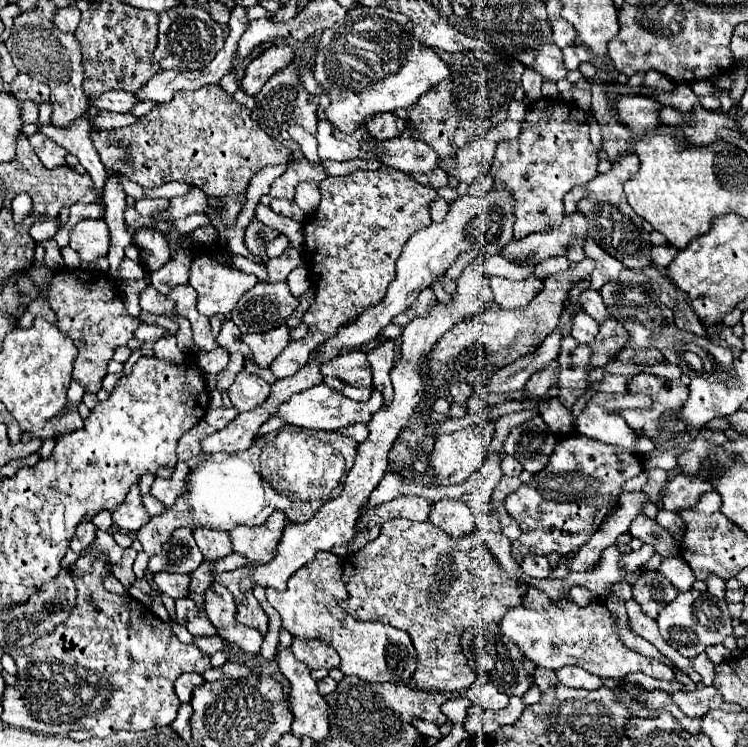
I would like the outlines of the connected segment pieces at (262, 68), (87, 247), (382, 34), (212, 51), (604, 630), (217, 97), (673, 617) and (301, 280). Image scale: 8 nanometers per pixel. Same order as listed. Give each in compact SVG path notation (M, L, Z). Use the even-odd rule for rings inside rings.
M272 45L268 49L264 49L256 59L252 59L244 71L244 77L240 81L240 89L250 95L256 97L260 93L260 89L264 87L264 83L282 67L286 67L294 57L294 51L288 45Z
M84 219L84 221L80 221L70 233L70 247L76 249L78 255L80 255L80 261L82 261L80 269L90 269L90 263L94 263L100 257L106 257L106 253L110 249L110 229L108 229L106 221L104 219Z
M356 7L350 9L346 17L340 19L334 27L322 31L314 63L314 77L328 89L332 103L326 109L326 117L334 127L342 129L344 133L352 133L370 115L394 111L398 107L408 109L420 99L420 95L428 93L428 89L448 77L448 63L444 63L444 59L432 47L416 41L412 29L414 25L404 13L394 13L386 7Z
M180 5L168 13L160 13L158 17L158 47L154 51L154 59L160 63L160 71L204 69L224 45L222 27L210 17L206 9L200 9L196 5Z
M530 587L528 593L522 597L522 605L516 609L510 609L502 617L500 629L538 667L556 671L564 665L576 665L602 679L608 679L608 677L622 679L634 671L642 671L644 675L652 675L664 681L674 679L674 671L666 663L658 659L648 659L636 651L630 651L618 641L616 627L610 619L610 613L598 601L588 607L578 607L570 597L566 597L564 603L556 607L544 591Z
M218 85L200 91L178 91L170 103L158 105L136 125L112 131L96 129L92 139L106 169L116 169L146 189L178 181L214 197L244 193L248 181L262 167L288 161L288 149L282 143L276 145L250 117L250 111ZM112 141L120 141L130 149L132 167L124 165L124 151L112 147Z
M690 589L686 593L678 593L678 597L672 603L660 609L656 621L664 641L684 657L696 657L708 645L718 645L728 635L732 635L732 615L728 611L728 603L724 599L716 599L708 591L698 593Z
M296 267L296 269L288 275L288 285L290 285L292 295L294 295L294 297L300 297L300 295L312 285L308 271L306 271L304 267Z

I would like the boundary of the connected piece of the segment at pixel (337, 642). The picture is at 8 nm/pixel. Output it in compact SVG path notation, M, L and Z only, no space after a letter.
M318 553L314 561L298 571L298 575L290 577L286 591L266 589L266 599L280 613L284 629L300 639L324 639L330 643L342 659L340 671L344 675L354 675L368 683L406 683L416 671L416 651L410 635L392 625L352 619L338 605L344 597L342 563L334 553Z

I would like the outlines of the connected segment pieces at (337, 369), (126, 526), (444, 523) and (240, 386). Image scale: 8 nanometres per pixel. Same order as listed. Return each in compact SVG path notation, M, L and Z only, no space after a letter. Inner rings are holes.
M350 351L342 353L330 363L322 367L324 375L336 377L348 385L356 387L372 387L372 373L370 373L370 363L366 361L366 355L362 351Z
M134 484L134 487L130 488L128 497L124 499L124 503L114 509L112 521L120 529L124 529L128 533L136 533L140 527L144 527L148 523L148 519L150 517L142 505L142 493L140 493L138 484Z
M442 499L434 503L430 509L430 523L448 533L452 539L464 537L476 529L470 507L456 499Z
M240 371L236 375L236 381L228 387L228 395L236 411L256 409L258 405L262 405L268 393L270 393L270 385L248 371Z

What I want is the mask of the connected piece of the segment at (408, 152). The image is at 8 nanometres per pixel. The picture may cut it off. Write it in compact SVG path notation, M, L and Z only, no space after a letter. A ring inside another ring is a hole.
M396 137L382 143L378 159L404 173L432 173L438 163L438 153L420 139Z

